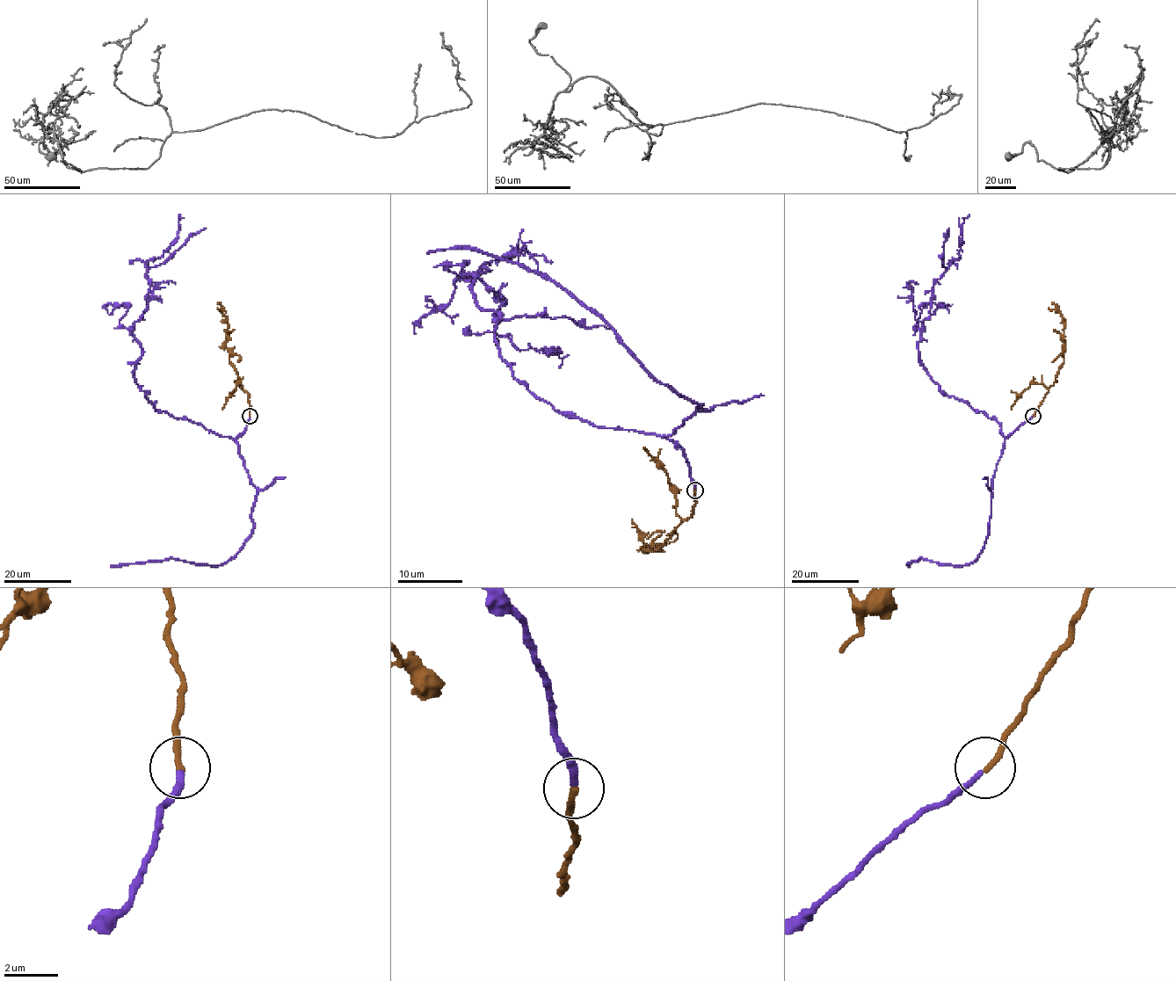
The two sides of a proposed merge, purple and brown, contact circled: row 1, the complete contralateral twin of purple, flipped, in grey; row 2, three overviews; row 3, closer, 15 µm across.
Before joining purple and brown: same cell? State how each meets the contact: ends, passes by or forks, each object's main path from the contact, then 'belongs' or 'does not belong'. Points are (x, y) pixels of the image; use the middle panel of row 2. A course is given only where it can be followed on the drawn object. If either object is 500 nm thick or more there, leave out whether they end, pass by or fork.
purple ends; brown ends; course purple (695, 490), (664, 438), (518, 381), (472, 291), (489, 268), (468, 275), (504, 299), (495, 331), (559, 367); course brown (695, 490), (692, 514), (656, 550), (648, 551), (653, 550), (643, 541), (638, 530), (632, 527); belongs

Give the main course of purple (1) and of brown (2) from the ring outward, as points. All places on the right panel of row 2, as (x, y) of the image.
1: (1033, 417), (1005, 439), (994, 418), (945, 396), (918, 352), (933, 283), (960, 257), (961, 226), (969, 214)
2: (1033, 416), (1054, 383), (1064, 361), (1064, 321), (1057, 307), (1052, 303)

